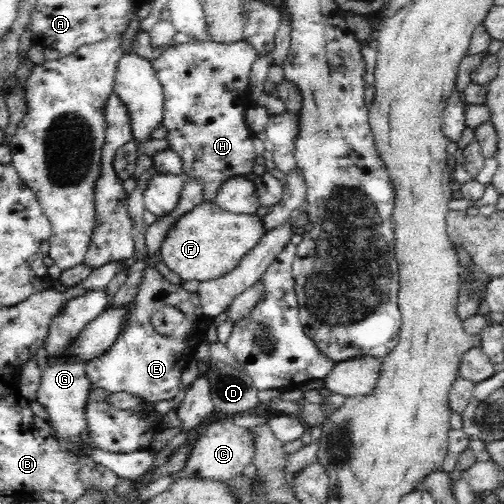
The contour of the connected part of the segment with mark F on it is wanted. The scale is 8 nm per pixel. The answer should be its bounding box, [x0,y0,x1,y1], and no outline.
[159,202,264,281]

